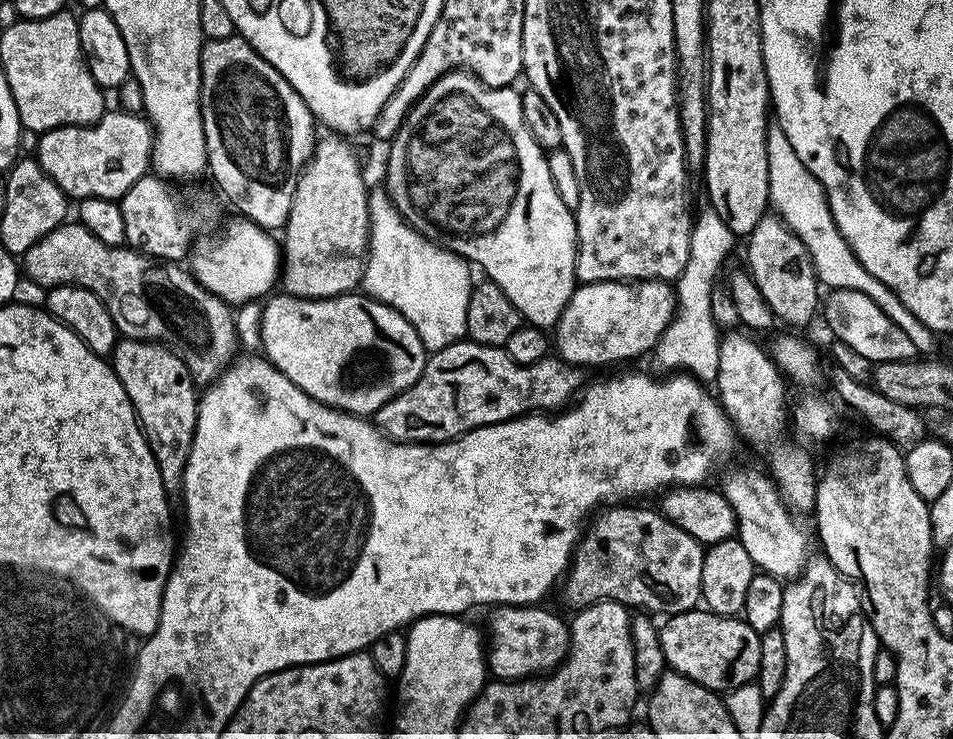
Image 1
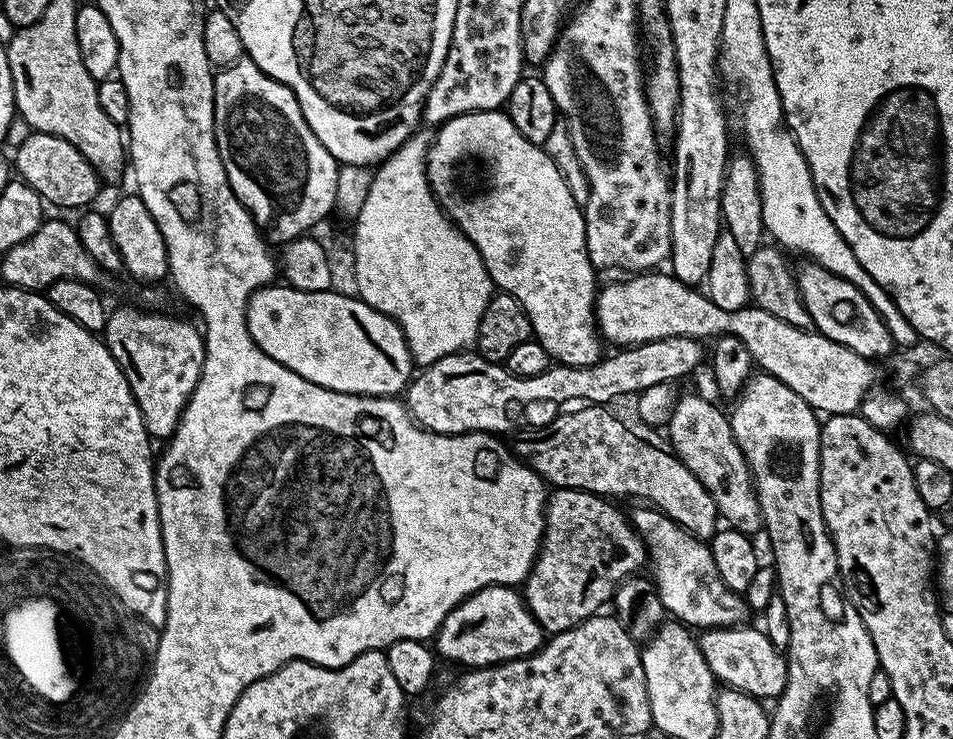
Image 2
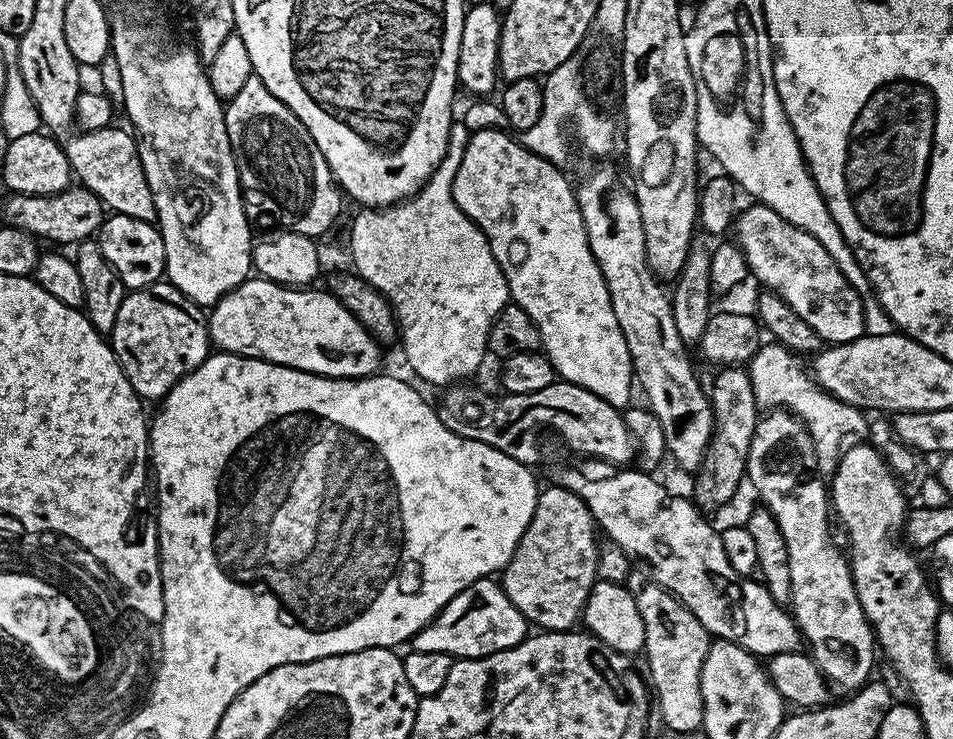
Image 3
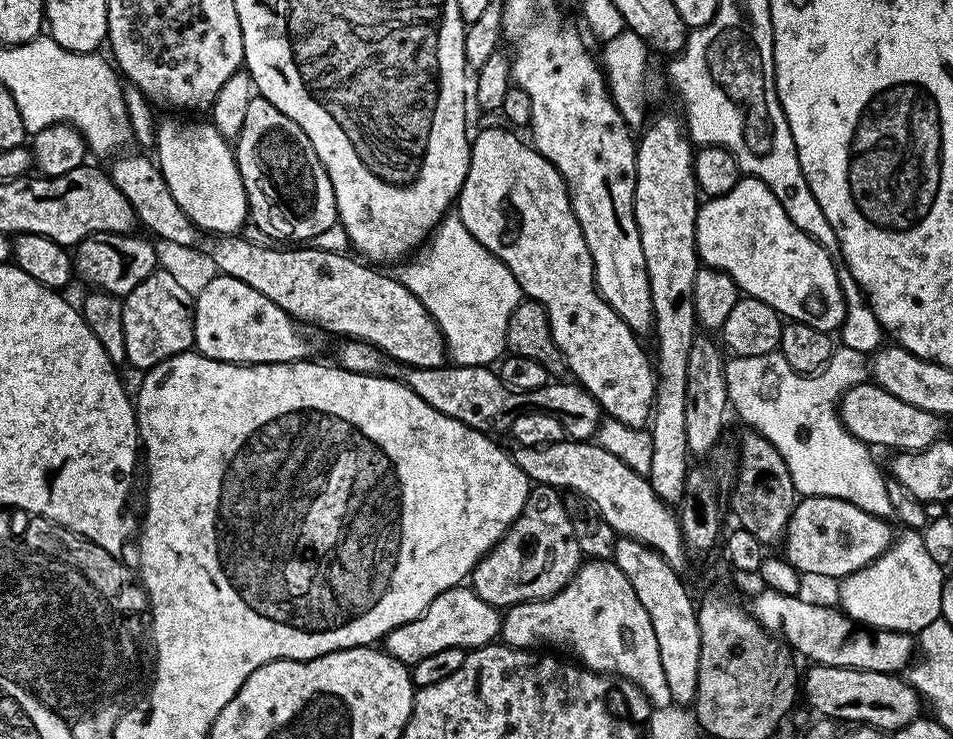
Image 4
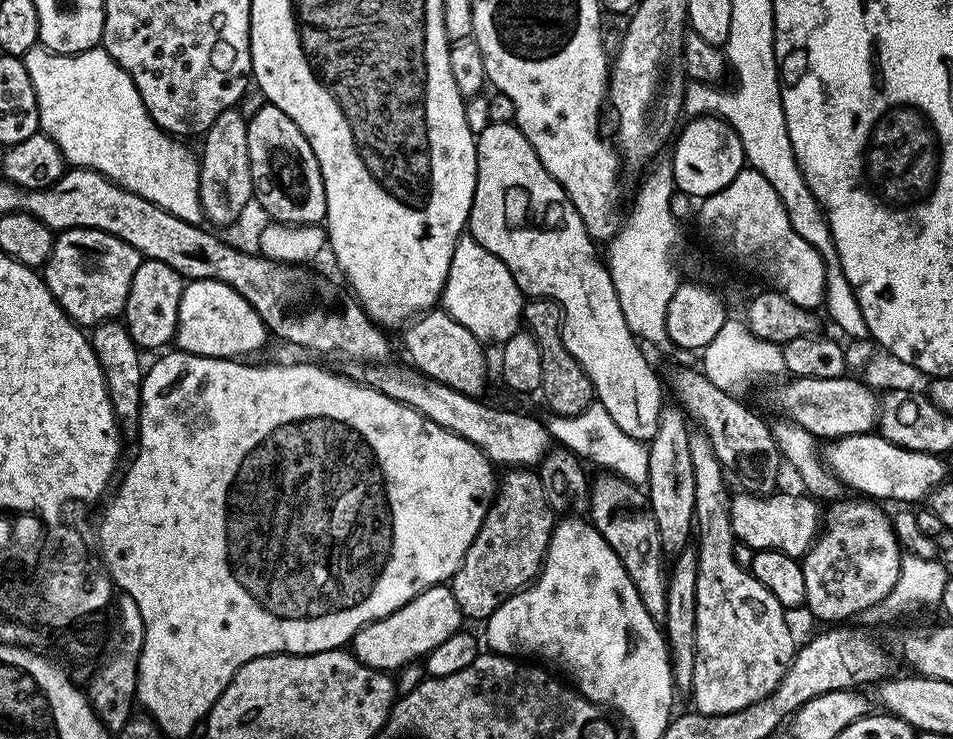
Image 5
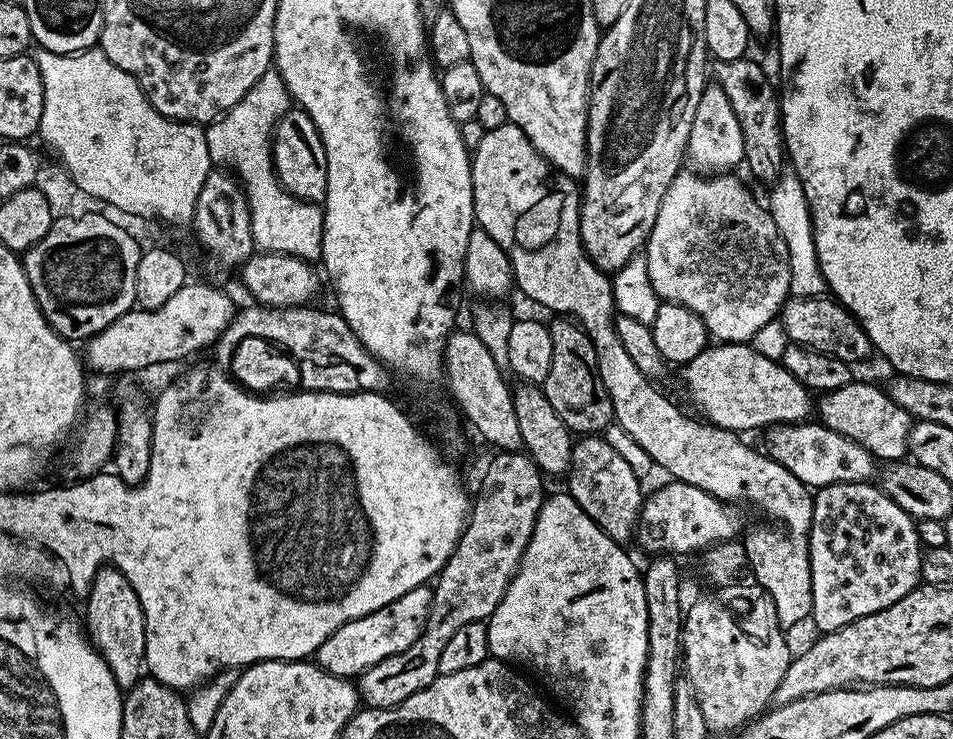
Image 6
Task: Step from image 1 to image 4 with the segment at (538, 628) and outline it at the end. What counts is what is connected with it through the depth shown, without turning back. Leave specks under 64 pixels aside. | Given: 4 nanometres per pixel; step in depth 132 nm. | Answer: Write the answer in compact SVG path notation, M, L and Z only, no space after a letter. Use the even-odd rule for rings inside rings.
M457 586L438 594L418 618L390 630L382 641L382 648L398 662L411 666L422 662L422 658L430 658L430 654L438 654L438 650L484 648L500 636L501 623L501 609L482 602L471 587Z

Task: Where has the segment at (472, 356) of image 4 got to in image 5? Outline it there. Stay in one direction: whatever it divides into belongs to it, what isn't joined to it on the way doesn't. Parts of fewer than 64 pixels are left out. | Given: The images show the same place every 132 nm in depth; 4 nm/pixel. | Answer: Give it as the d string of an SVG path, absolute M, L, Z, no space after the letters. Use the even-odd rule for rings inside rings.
M470 234L461 236L456 243L450 274L446 278L442 297L443 311L466 326L474 338L485 345L503 345L515 332L521 331L526 297L510 270L490 250L486 250Z

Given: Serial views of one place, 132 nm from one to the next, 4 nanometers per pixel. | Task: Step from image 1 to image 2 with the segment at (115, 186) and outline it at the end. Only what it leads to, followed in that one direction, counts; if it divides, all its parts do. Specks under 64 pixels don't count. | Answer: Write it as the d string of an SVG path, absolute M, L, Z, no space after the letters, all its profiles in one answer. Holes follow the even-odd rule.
M29 131L28 137L14 150L14 172L25 184L29 184L40 199L49 205L57 204L60 208L76 208L84 210L102 187L90 162L70 142L58 138L54 134Z

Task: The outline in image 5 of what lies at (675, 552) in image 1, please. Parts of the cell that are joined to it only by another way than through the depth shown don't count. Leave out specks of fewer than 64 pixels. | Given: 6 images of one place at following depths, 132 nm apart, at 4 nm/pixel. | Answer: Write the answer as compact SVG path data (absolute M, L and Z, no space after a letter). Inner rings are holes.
M514 468L503 474L486 518L450 581L461 617L479 622L487 621L502 602L539 576L554 527L554 513L546 502L539 471Z

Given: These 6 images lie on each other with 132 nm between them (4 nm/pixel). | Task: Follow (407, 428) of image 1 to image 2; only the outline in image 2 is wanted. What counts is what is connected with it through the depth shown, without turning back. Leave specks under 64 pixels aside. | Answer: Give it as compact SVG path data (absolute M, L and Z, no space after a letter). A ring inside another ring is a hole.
M685 336L651 340L645 344L621 347L613 351L616 352L613 356L605 355L597 364L590 366L549 366L534 378L516 376L503 363L490 362L472 350L455 352L427 365L421 371L424 373L421 376L419 373L409 383L406 407L420 427L443 436L461 436L464 432L505 434L541 428L573 402L584 406L608 406L611 400L635 397L650 386L677 382L694 371L703 360L705 363L704 347L701 341Z

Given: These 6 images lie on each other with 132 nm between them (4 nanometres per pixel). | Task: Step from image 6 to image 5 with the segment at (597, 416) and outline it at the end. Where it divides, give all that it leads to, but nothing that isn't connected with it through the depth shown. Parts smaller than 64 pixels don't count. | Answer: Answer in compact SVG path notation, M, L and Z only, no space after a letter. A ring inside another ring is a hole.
M532 298L525 303L522 324L532 333L542 354L542 382L540 383L542 397L544 396L545 402L548 403L549 413L557 416L573 416L586 410L586 406L593 403L594 393L586 370L582 370L582 366L573 358L570 350L566 350L566 346L560 341L561 323L560 305L555 300Z

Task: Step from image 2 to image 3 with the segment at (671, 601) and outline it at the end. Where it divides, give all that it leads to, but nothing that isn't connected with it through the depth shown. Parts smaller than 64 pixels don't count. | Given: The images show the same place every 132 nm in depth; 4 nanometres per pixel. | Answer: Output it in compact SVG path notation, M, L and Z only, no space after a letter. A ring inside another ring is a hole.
M572 464L569 468L556 468L552 472L551 483L558 488L565 488L574 494L578 494L578 498L582 498L582 502L586 502L586 506L590 510L590 514L596 520L597 529L607 539L618 542L618 546L622 546L622 550L626 550L626 554L632 557L633 561L639 562L640 560L647 568L653 580L657 580L663 588L670 594L674 594L680 601L687 606L690 614L694 614L694 618L698 618L698 622L702 622L702 626L708 632L709 637L717 640L729 640L738 646L742 646L746 651L752 653L757 658L771 658L782 654L783 652L798 652L802 648L802 637L799 628L796 626L795 620L792 618L791 611L785 605L774 602L774 598L770 598L770 594L764 589L763 583L759 579L749 578L747 576L740 576L734 570L734 566L730 566L730 558L726 558L726 550L722 550L722 538L720 533L712 528L712 521L707 515L704 515L700 508L686 495L684 496L671 496L658 481L655 480L655 475L649 474L647 471L641 470L636 466L612 466L607 469L608 474L594 476L586 472L586 468L582 464Z

